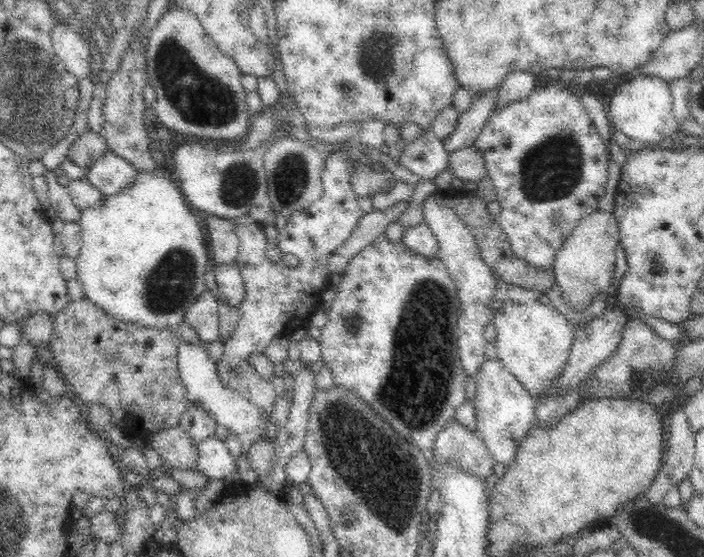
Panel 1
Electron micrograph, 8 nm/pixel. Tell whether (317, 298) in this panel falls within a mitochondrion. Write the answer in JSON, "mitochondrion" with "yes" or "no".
{"mitochondrion":"no"}

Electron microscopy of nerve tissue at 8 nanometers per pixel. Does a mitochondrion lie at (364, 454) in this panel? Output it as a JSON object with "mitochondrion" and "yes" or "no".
{"mitochondrion":"yes"}

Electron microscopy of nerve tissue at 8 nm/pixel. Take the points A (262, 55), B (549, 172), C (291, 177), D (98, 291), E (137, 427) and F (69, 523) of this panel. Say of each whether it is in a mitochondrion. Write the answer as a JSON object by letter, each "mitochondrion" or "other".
{"A":"other","B":"mitochondrion","C":"mitochondrion","D":"other","E":"other","F":"other"}

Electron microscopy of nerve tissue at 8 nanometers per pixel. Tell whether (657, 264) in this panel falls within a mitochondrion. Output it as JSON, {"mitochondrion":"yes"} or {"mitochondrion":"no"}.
{"mitochondrion":"yes"}

